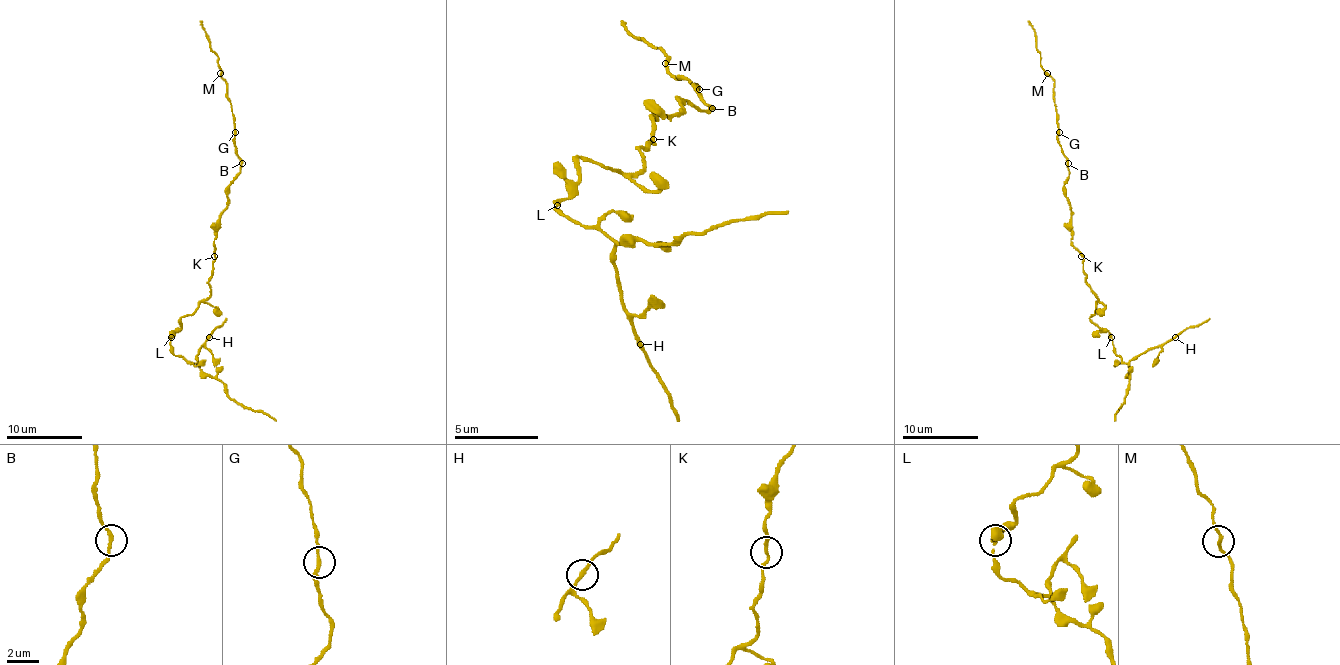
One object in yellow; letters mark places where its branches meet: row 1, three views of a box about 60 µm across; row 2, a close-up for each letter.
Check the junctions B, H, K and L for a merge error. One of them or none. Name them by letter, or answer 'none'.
none

